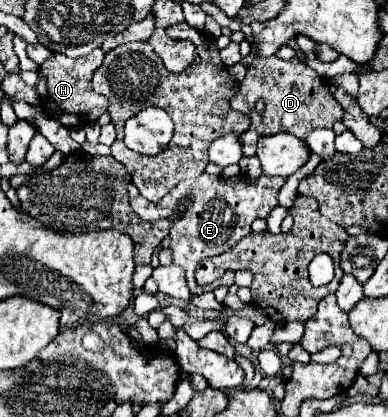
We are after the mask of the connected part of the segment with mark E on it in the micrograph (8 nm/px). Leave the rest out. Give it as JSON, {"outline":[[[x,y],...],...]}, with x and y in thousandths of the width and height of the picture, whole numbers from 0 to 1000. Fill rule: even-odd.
{"outline":[[[673,420],[668,429],[647,429],[637,424],[637,434],[580,434],[580,429],[544,429],[528,444],[456,444],[451,453],[441,453],[415,482],[394,487],[379,482],[374,472],[348,472],[338,477],[338,501],[363,520],[363,525],[389,525],[389,530],[410,530],[410,525],[446,525],[446,544],[441,544],[441,597],[446,597],[446,631],[472,640],[482,655],[482,683],[492,693],[492,703],[518,707],[534,698],[549,698],[554,688],[595,688],[606,674],[601,659],[575,659],[564,669],[564,679],[544,679],[534,688],[518,688],[503,679],[503,640],[518,621],[564,612],[590,602],[616,573],[626,573],[642,554],[647,554],[647,535],[662,520],[688,520],[693,506],[714,492],[714,458],[724,453],[724,444],[735,439],[729,424],[688,424]],[[461,482],[482,482],[482,501],[472,511],[461,511]]]}

